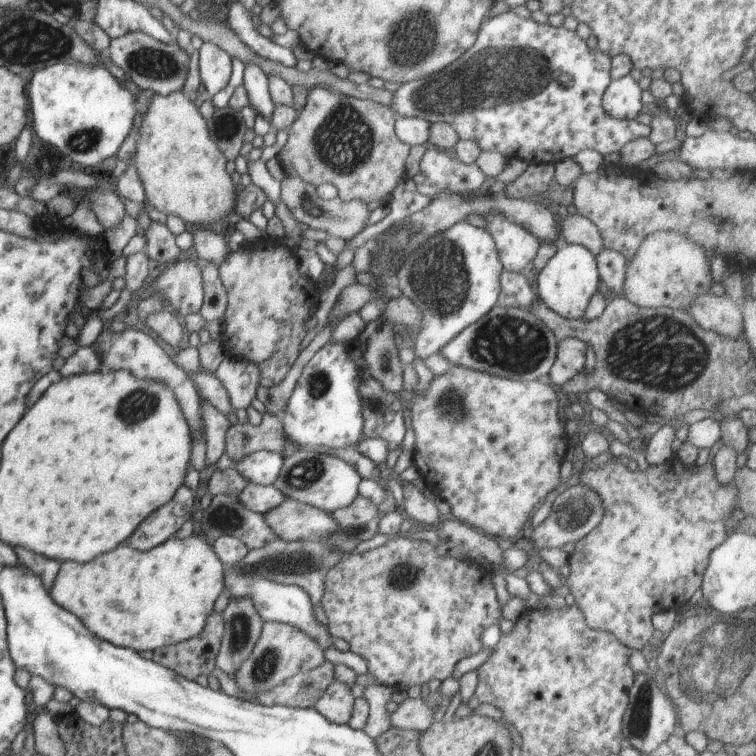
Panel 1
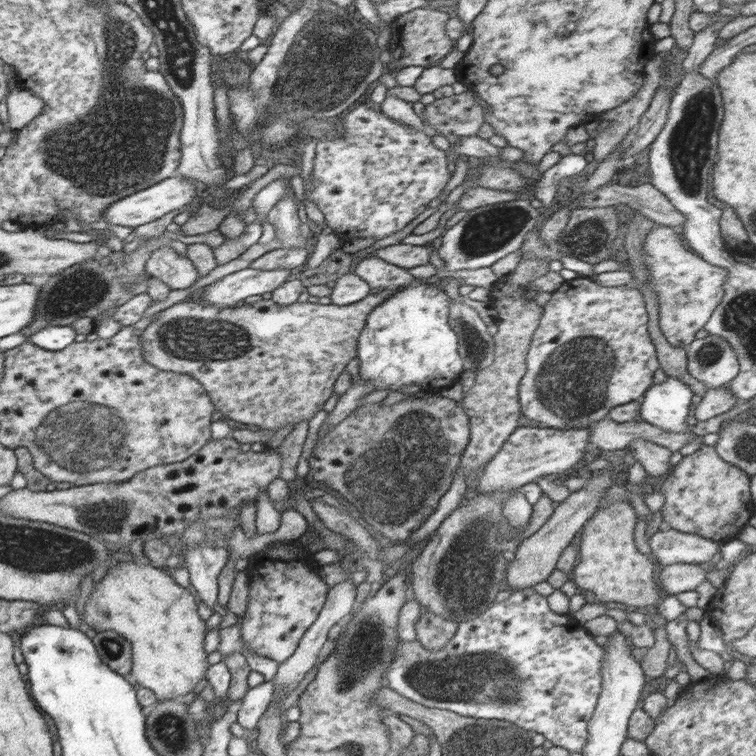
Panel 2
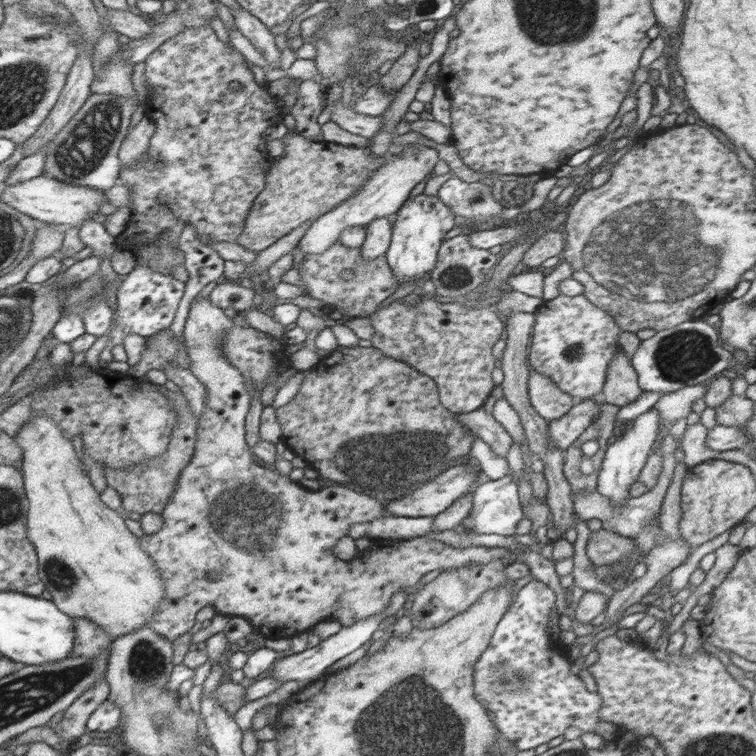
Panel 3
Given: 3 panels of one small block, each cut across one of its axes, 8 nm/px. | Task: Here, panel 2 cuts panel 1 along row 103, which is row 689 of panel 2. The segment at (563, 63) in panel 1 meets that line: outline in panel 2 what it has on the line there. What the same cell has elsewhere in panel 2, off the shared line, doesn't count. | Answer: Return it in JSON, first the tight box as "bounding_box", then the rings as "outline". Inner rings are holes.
{"bounding_box":[384,587,604,753],"outline":[[[532,587],[513,591],[506,601],[500,603],[490,603],[478,613],[476,618],[459,624],[456,635],[448,644],[438,651],[430,651],[420,644],[417,639],[414,641],[398,641],[394,655],[392,655],[392,665],[388,671],[384,671],[384,681],[388,686],[405,696],[408,700],[417,702],[419,705],[429,706],[433,709],[444,709],[458,713],[465,717],[478,718],[482,720],[508,720],[523,729],[538,734],[543,734],[546,740],[550,740],[554,746],[562,746],[569,752],[582,753],[586,740],[588,740],[589,730],[586,728],[590,718],[594,714],[601,690],[602,690],[602,659],[604,650],[595,642],[595,638],[588,634],[582,625],[568,614],[558,614],[550,609],[546,597],[538,594]]]}

